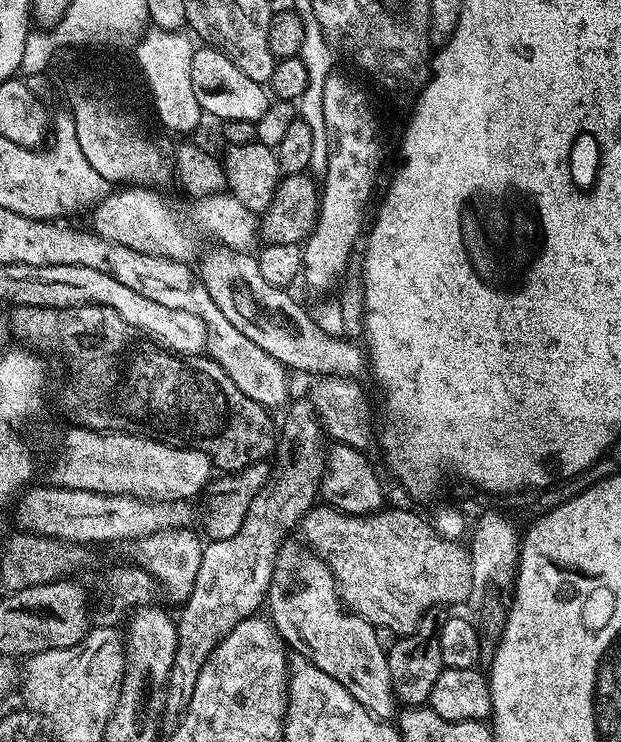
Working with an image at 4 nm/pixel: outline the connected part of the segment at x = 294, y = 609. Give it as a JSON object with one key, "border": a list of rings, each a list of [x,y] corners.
{"border":[[[288,546],[281,547],[278,552],[266,601],[267,610],[272,611],[272,627],[287,645],[292,647],[293,644],[299,655],[308,657],[318,666],[318,670],[342,682],[373,716],[391,721],[398,701],[392,692],[387,651],[379,646],[373,624],[345,607],[335,575],[329,565],[312,552],[304,548],[288,549]]]}

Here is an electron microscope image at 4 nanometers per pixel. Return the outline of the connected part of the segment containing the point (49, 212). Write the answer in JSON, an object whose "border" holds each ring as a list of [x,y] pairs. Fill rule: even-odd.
{"border":[[[65,118],[57,126],[55,123],[54,132],[59,136],[58,146],[52,152],[37,150],[34,148],[24,148],[20,151],[20,210],[18,214],[34,220],[59,221],[62,216],[72,216],[75,212],[80,212],[83,208],[95,209],[113,191],[114,185],[102,178],[93,166],[83,156],[76,140],[76,125],[71,119]]]}

